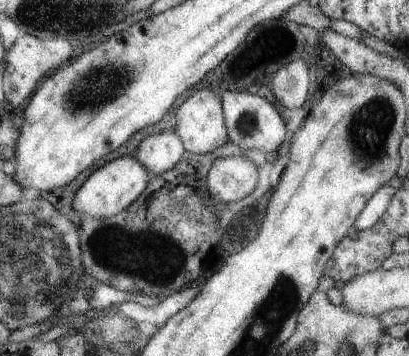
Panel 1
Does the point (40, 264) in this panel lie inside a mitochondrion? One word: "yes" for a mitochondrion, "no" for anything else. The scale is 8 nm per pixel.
yes

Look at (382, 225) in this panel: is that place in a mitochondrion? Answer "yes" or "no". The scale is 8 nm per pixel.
no

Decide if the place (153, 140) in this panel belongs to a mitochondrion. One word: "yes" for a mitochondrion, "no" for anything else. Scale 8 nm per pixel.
no

